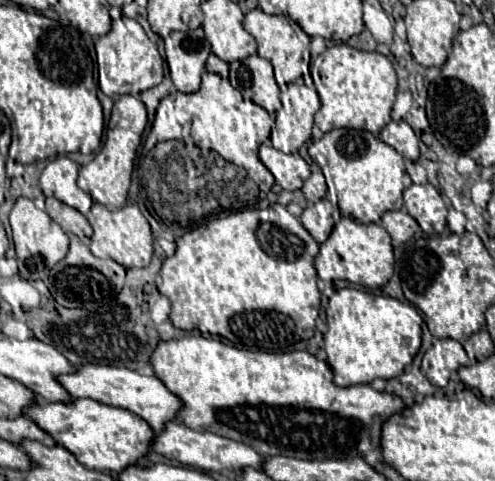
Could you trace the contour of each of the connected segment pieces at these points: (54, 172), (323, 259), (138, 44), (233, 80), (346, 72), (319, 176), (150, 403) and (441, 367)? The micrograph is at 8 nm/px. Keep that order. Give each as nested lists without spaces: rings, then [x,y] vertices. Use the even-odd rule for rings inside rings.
[[[60,156],[44,168],[40,176],[40,188],[46,196],[54,196],[60,202],[86,214],[92,206],[92,198],[76,186],[76,178],[78,178],[78,164],[66,156]]]
[[[342,218],[334,226],[328,240],[320,244],[320,252],[314,258],[314,266],[320,276],[318,288],[326,297],[332,296],[338,290],[338,280],[348,280],[354,284],[362,284],[366,288],[382,288],[390,280],[394,266],[390,236],[380,224],[360,224],[352,218]]]
[[[118,18],[112,22],[112,30],[104,36],[100,36],[95,43],[98,64],[99,89],[106,96],[138,96],[140,92],[154,88],[162,82],[162,58],[158,54],[156,44],[150,42],[142,26],[132,18]]]
[[[252,54],[244,60],[230,64],[230,84],[238,88],[246,98],[266,108],[270,114],[276,114],[280,106],[284,106],[284,96],[290,86],[290,84],[278,84],[276,74],[272,72],[272,64],[260,58],[258,54]]]
[[[338,44],[319,55],[310,71],[321,102],[314,124],[322,132],[330,132],[334,128],[356,128],[378,136],[378,132],[390,122],[396,96],[396,72],[384,54],[362,52],[348,44]]]
[[[314,168],[312,170],[312,174],[310,174],[310,178],[304,182],[304,186],[302,186],[302,192],[304,192],[304,196],[306,196],[306,200],[308,202],[318,202],[320,198],[324,198],[326,196],[326,182],[324,182],[324,174],[318,170],[318,168]]]
[[[88,364],[88,366],[80,366],[76,374],[66,374],[66,376],[60,376],[58,380],[74,398],[90,398],[106,406],[118,406],[118,408],[130,410],[136,416],[144,418],[156,432],[162,432],[162,428],[170,420],[176,420],[178,412],[184,406],[182,400],[174,392],[170,392],[158,376],[142,376],[128,368]]]
[[[452,338],[439,339],[425,353],[421,371],[435,386],[444,388],[447,386],[450,376],[460,368],[468,364],[468,356],[460,342]]]

